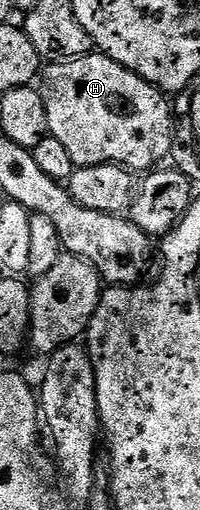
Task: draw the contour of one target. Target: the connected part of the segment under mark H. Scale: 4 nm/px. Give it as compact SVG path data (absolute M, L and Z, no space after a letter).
M92 53L80 59L55 61L42 76L41 94L45 101L47 129L50 135L57 137L69 157L73 157L76 167L92 167L102 163L117 163L132 172L150 172L158 168L159 163L171 153L172 136L175 134L176 120L168 96L152 83L146 83L137 73L125 69L108 55Z

